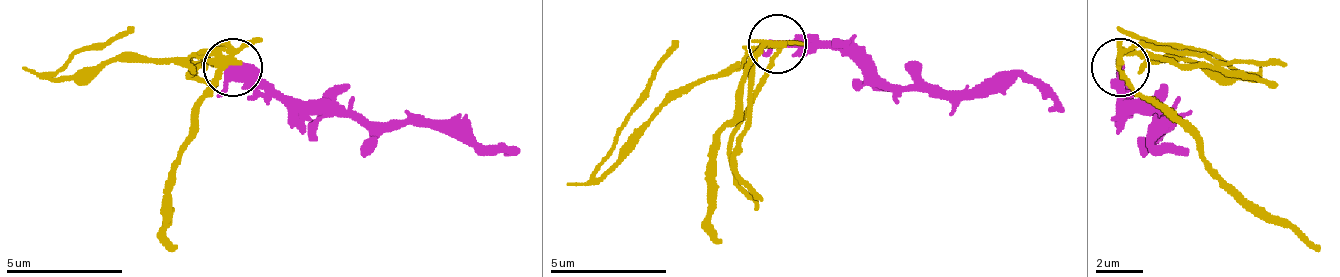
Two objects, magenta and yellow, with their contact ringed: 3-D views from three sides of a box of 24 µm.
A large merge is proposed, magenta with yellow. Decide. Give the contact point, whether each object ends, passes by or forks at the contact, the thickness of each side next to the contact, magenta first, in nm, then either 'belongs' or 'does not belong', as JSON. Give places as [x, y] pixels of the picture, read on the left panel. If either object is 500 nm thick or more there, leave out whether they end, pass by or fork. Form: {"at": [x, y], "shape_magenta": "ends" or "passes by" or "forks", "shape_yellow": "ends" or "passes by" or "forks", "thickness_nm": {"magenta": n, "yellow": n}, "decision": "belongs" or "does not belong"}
{"at": [233, 67], "shape_magenta": "passes by", "shape_yellow": "forks", "thickness_nm": {"magenta": 360, "yellow": 240}, "decision": "does not belong"}

